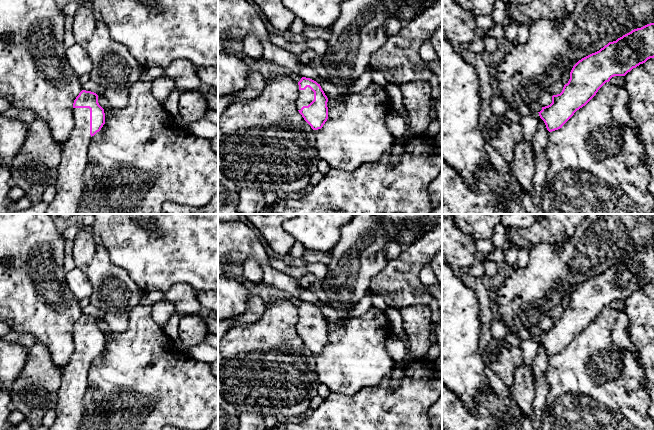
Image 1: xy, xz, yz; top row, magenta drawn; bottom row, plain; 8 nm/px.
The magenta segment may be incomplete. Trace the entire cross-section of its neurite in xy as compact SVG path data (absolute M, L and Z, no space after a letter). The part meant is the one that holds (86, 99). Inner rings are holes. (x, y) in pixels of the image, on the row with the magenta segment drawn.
M82 90L73 103L74 128L70 137L63 145L58 176L55 183L55 196L48 205L46 214L79 214L79 202L85 189L84 173L89 162L88 149L91 138L105 124L104 109L98 103L98 95L91 91Z

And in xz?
M302 77L298 82L299 96L296 107L313 130L323 127L328 119L328 98L316 81Z

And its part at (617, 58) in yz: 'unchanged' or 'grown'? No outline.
unchanged

